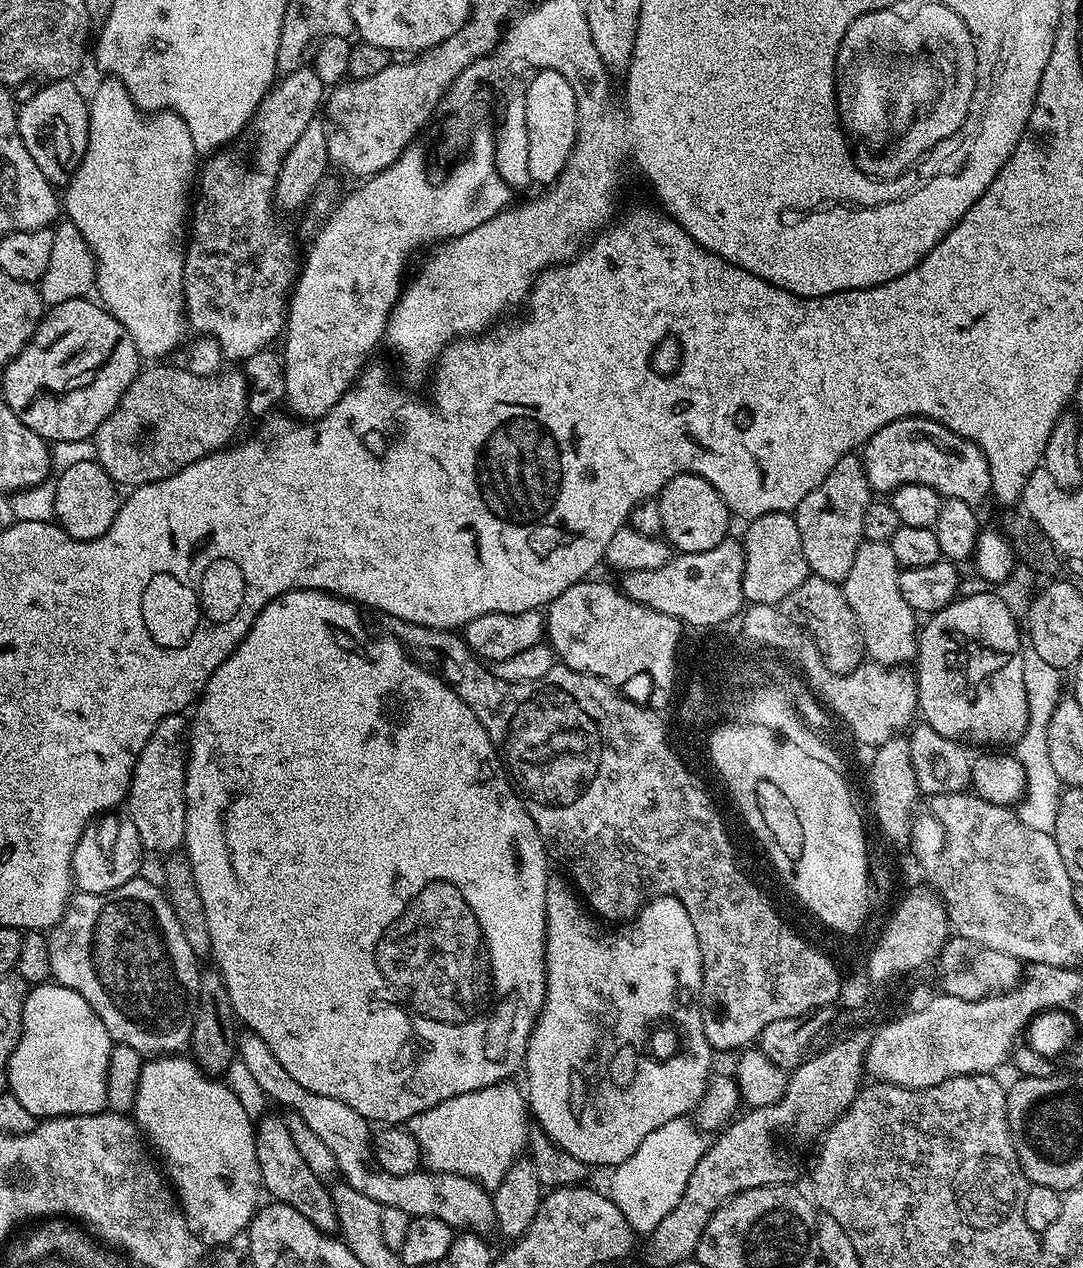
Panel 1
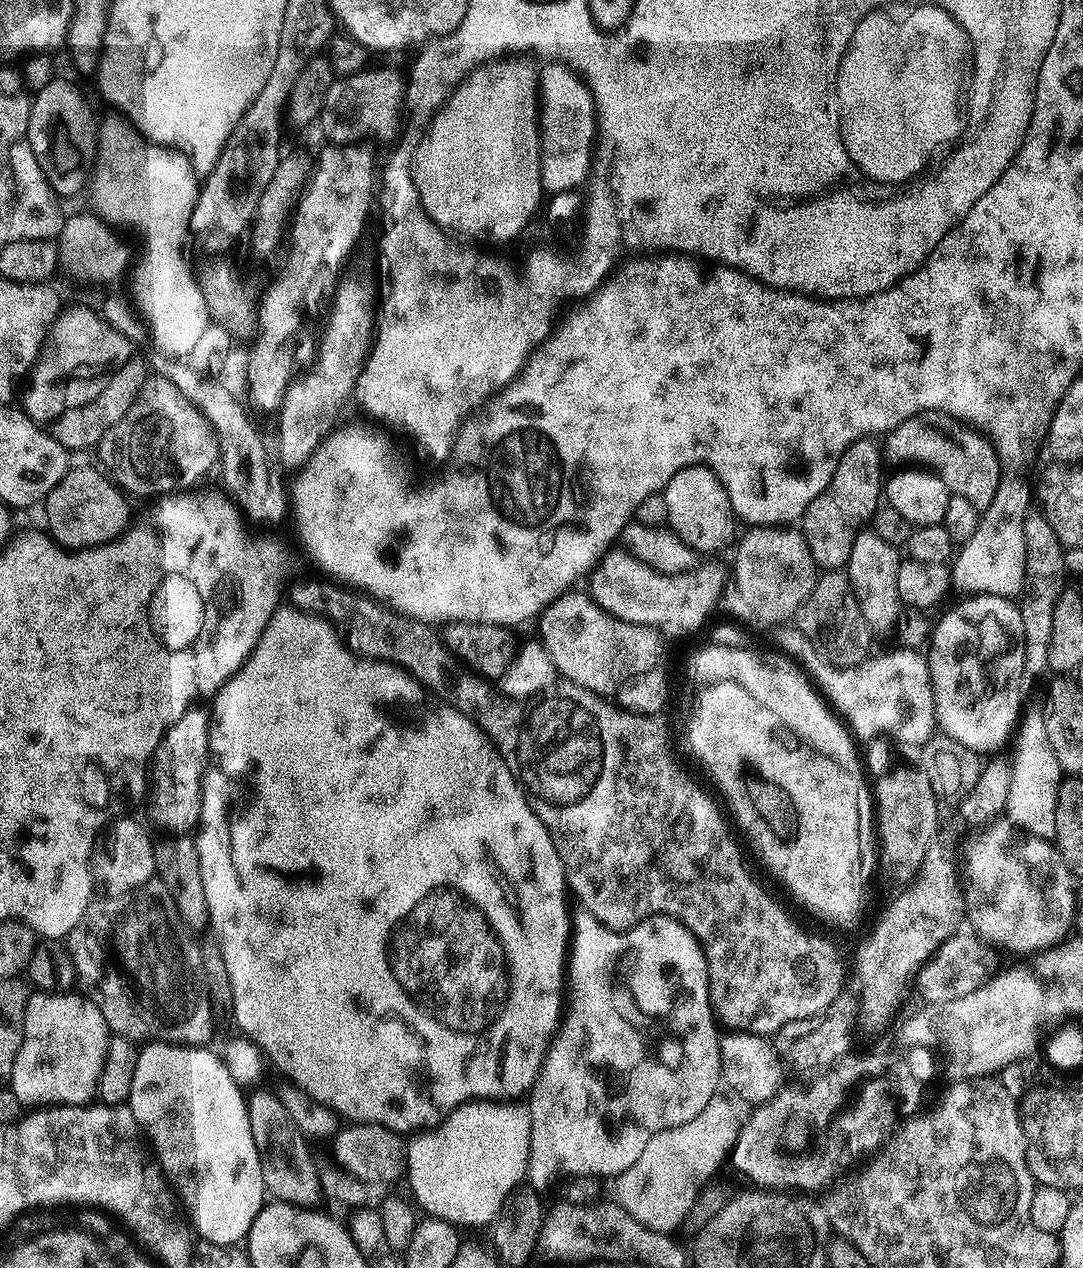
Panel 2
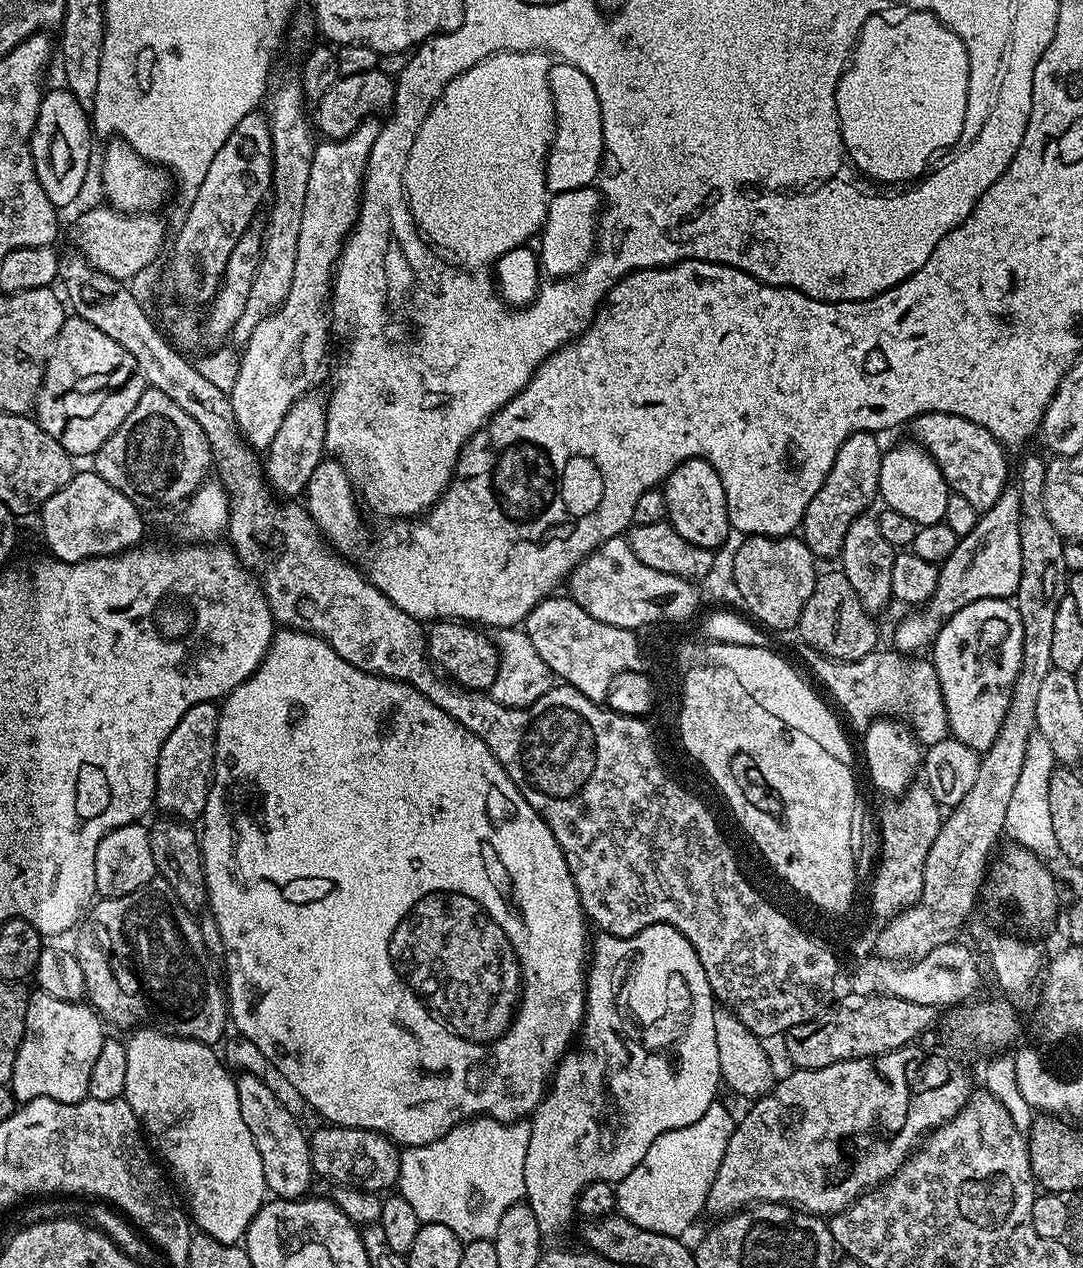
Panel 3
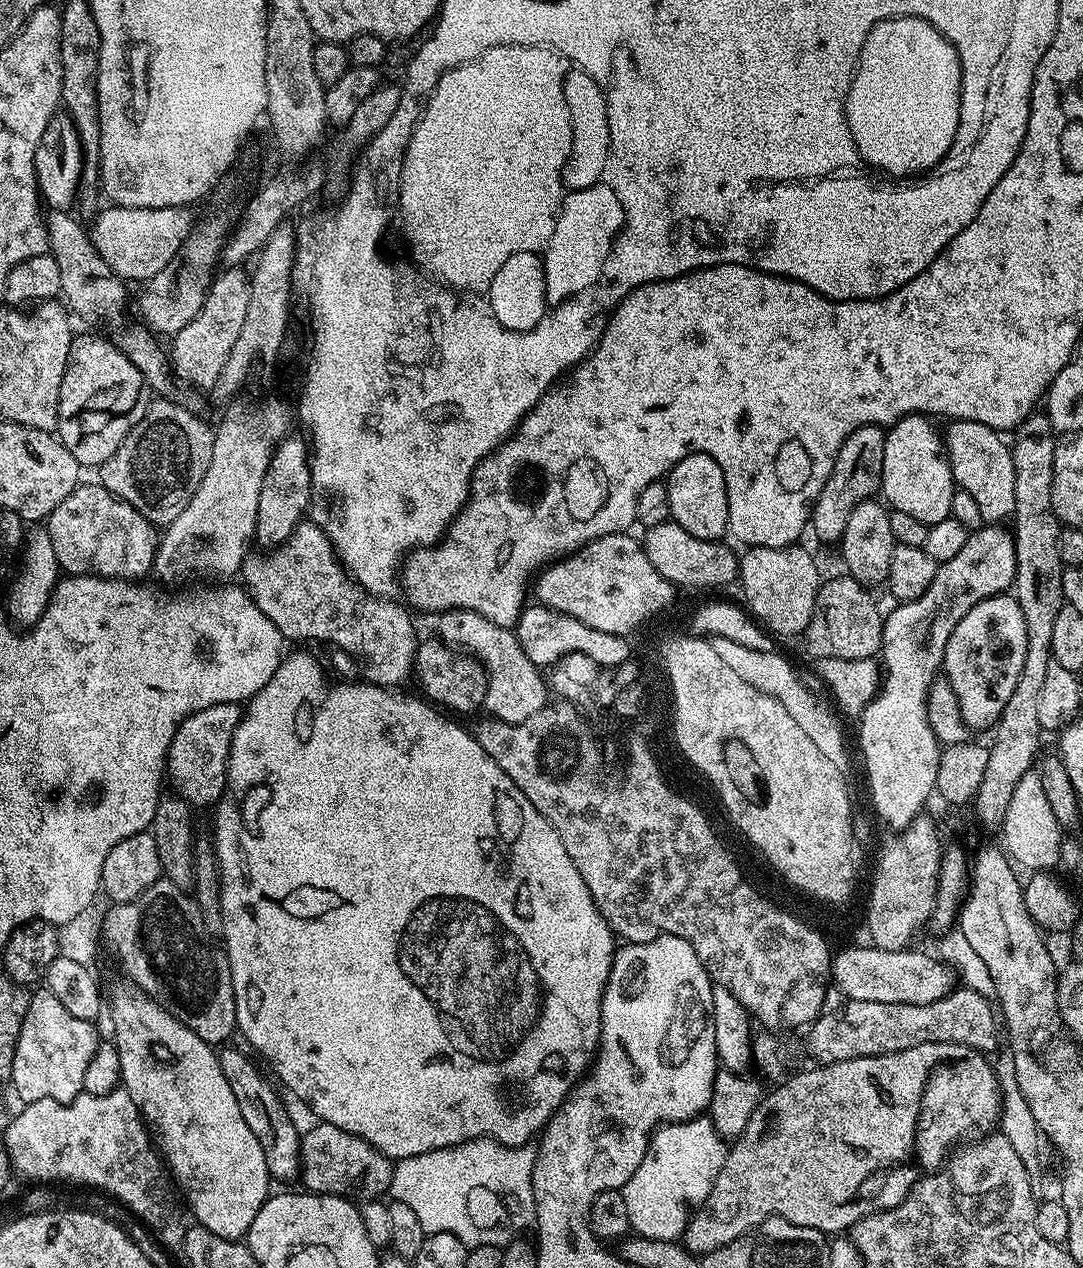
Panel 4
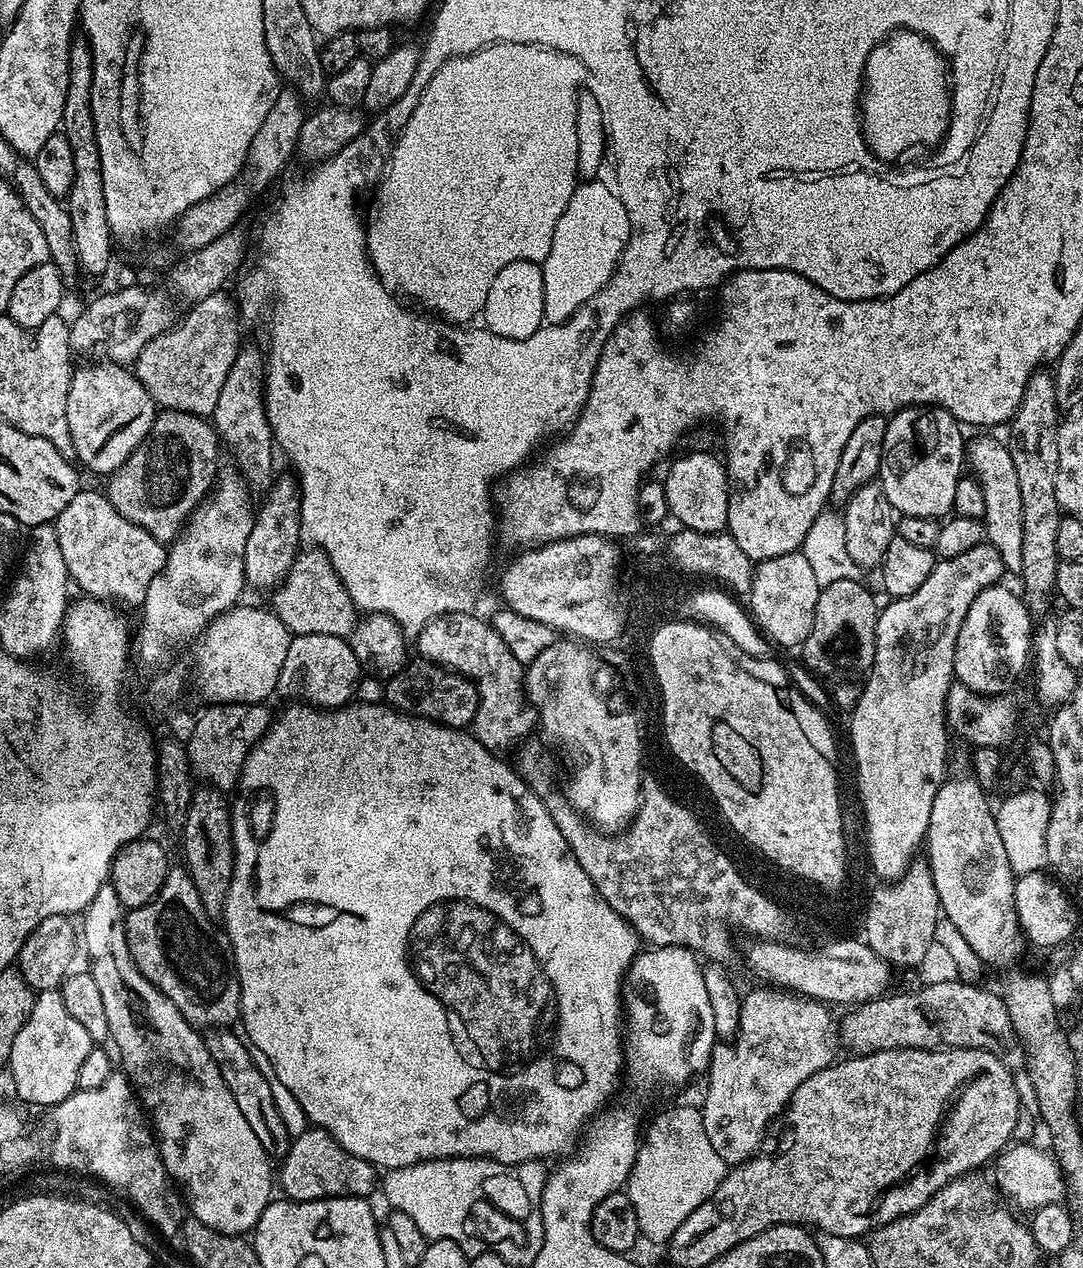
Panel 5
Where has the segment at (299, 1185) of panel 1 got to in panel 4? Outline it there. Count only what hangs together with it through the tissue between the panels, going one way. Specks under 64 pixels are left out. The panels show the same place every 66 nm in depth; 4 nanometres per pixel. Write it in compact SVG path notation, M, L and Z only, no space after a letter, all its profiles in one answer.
M232 1046L221 1047L218 1052L222 1074L226 1074L226 1082L230 1082L230 1090L234 1090L234 1099L238 1102L238 1110L242 1110L242 1119L246 1122L246 1126L250 1126L254 1138L258 1138L258 1146L262 1146L262 1154L266 1154L266 1170L269 1177L273 1181L295 1181L300 1175L301 1129L296 1129L287 1106L280 1101L280 1096L276 1093L277 1085L271 1079L268 1081L260 1073L261 1065L259 1063L256 1065L251 1060L253 1057L243 1047L242 1049L228 1047Z

